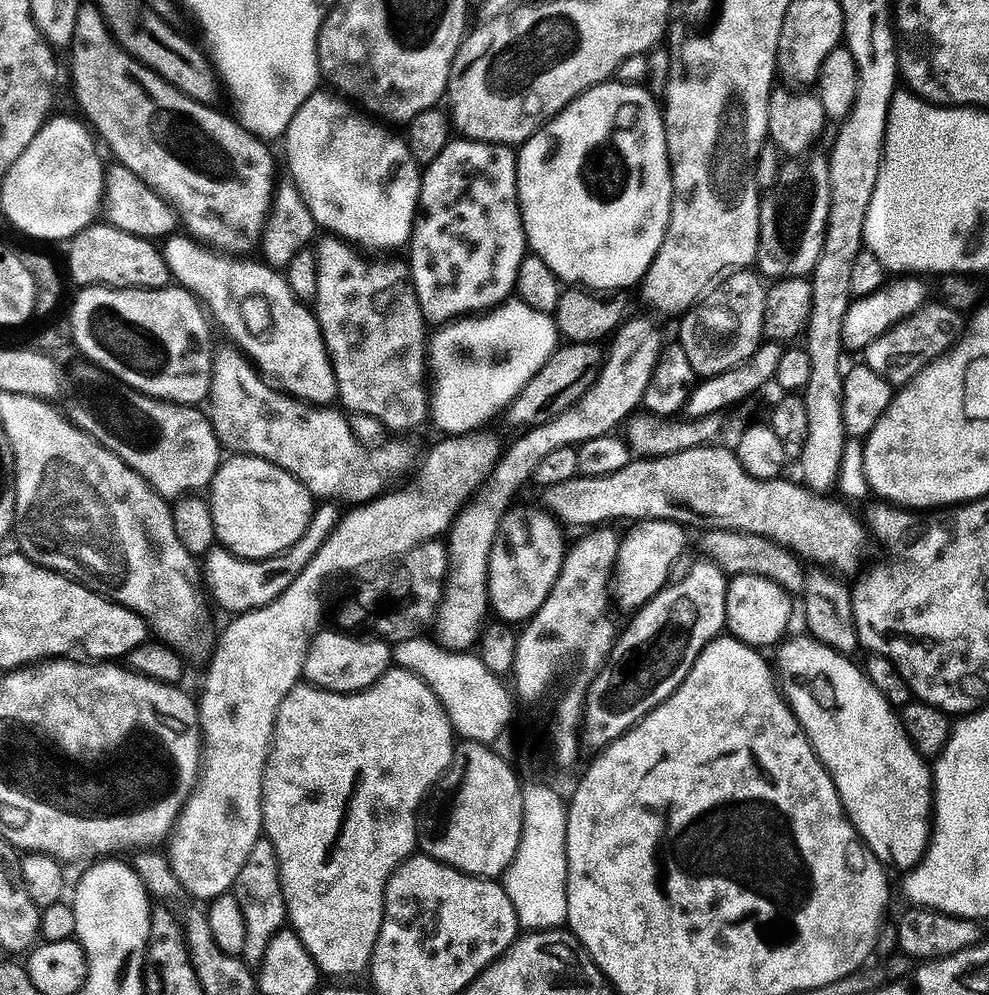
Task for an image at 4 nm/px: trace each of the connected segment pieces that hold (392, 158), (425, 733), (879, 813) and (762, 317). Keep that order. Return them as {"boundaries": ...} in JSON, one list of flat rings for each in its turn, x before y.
{"boundaries":[[[328,90,316,91,314,95,300,107,298,114,294,114,288,131,283,137,282,145,284,144,285,150,288,151,288,168,292,171,292,173,290,173,290,179,296,184,298,191,301,192,301,196,305,199,306,206,309,207,313,218,316,219,317,225,319,225,325,233,338,236,341,240,347,240,349,244,354,244,357,248,367,250,372,254,392,254,395,253,392,252,395,248,407,249,412,243,412,233,416,231,418,217,421,213,420,191,424,186,421,165,417,164,414,154,408,149,407,139,400,137,399,140,394,133,387,132,387,130,392,130,385,127,383,123,369,118,363,111,357,110,347,99,341,98,331,91,328,91,329,93,324,91]],[[397,666,389,668,388,673,365,692,325,692,322,688,314,688,304,682,290,690,282,702,276,715,276,732,272,736,272,750,268,753,268,765,264,771,263,835,278,854,280,881,288,907,287,923,302,946,306,946,310,958,325,977,356,976,363,968,365,971,371,965,372,952,376,948,384,921,384,890,388,886,388,879,417,851,416,822,420,806,450,766,457,747,458,737,452,729,447,710,435,696,434,690,422,677]],[[803,635,797,640,785,639,775,653,774,671,780,691,784,693,784,699,804,727,813,750,836,783,840,801,844,804,844,813,856,827,857,836,889,869,914,869,922,862,928,842,932,839,933,769,929,761,918,754,918,750,904,733,897,709,888,704,882,694,878,694,867,671,861,665,859,668,855,659,827,648,822,642,813,640,811,635]],[[755,271,733,272,679,321,678,342,690,357,697,377,726,374,750,360,765,343,769,289,763,283,765,281]]]}

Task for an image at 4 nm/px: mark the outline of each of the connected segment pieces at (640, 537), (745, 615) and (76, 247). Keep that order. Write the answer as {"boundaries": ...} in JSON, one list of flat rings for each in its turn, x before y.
{"boundaries":[[[642,520,631,525,628,536,621,541,614,573,614,600,624,608,639,610,668,587,672,571,688,548,685,525,675,520]],[[733,576,728,582,726,598,727,631,743,644,749,644,757,650,772,647,775,649,789,635,788,627,792,624,792,600,790,593,770,578]],[[97,222,82,230,67,245,68,272,81,289,106,288,167,288,172,275,164,261,164,253,151,240,126,234,107,222]]]}

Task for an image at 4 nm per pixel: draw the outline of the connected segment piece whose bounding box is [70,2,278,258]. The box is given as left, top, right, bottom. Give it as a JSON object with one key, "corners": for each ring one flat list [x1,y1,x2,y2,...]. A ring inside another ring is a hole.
{"corners":[[81,3,70,55,72,84,84,111,83,119,94,129,103,147,116,155,115,163,134,170,146,186,168,201,182,217,183,227,185,224,189,228,185,229,200,243,229,256,244,258,255,253,261,247,278,183,276,160,268,149,271,147,253,132,247,132,239,119,219,112,219,107,199,104,138,62,112,36,95,3]]}

